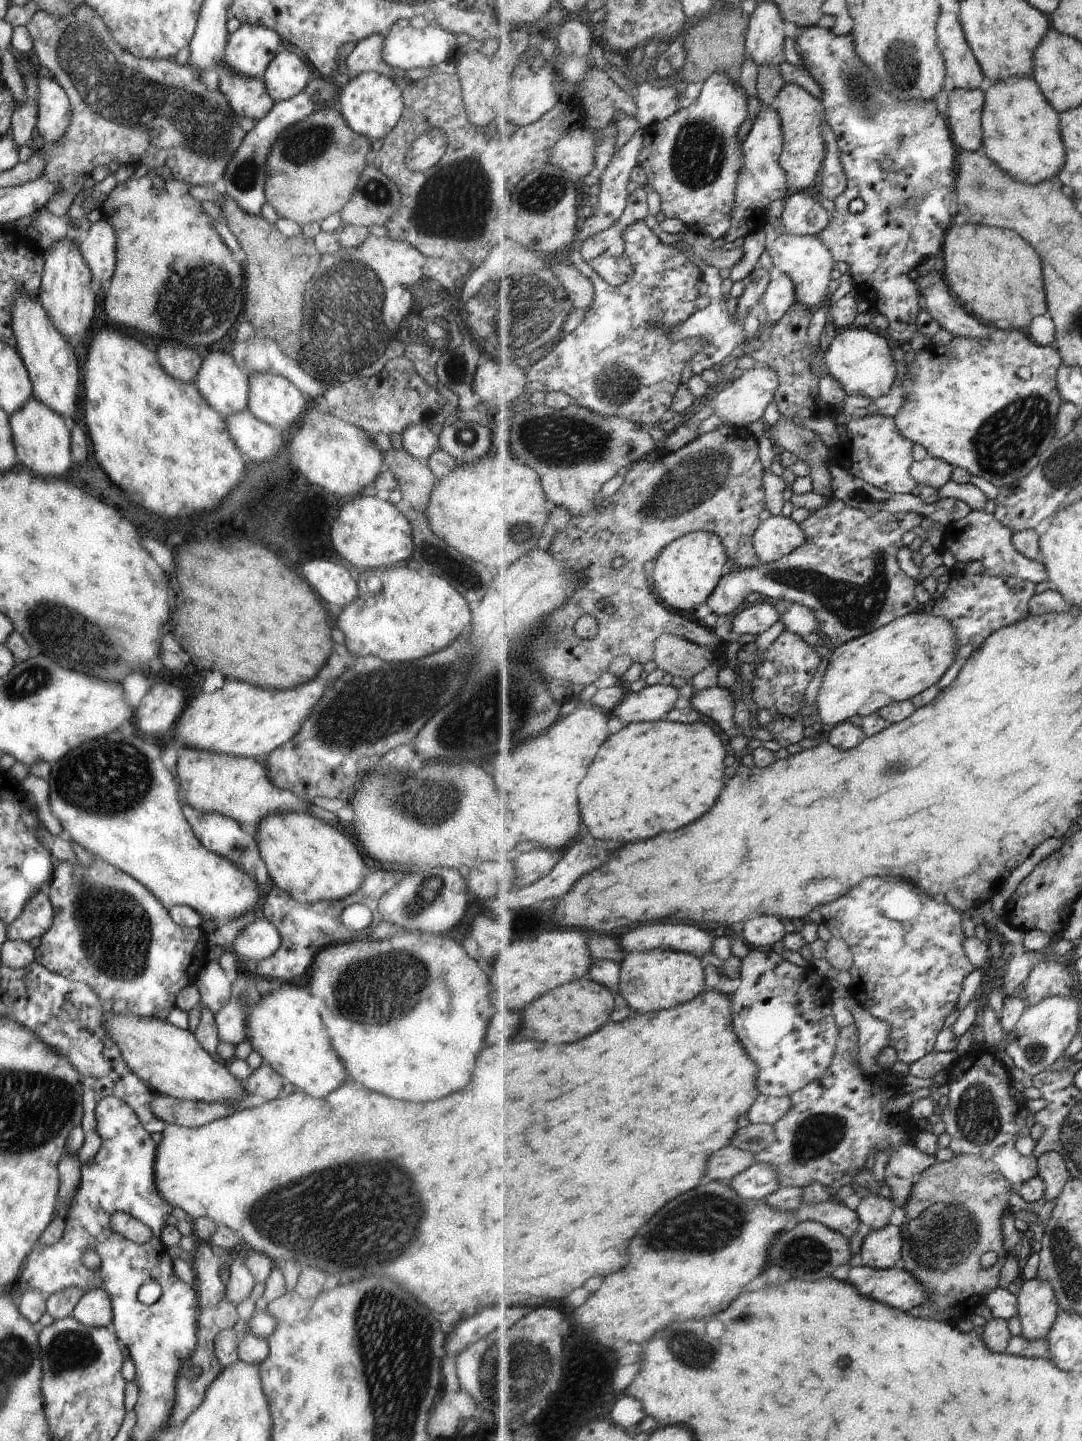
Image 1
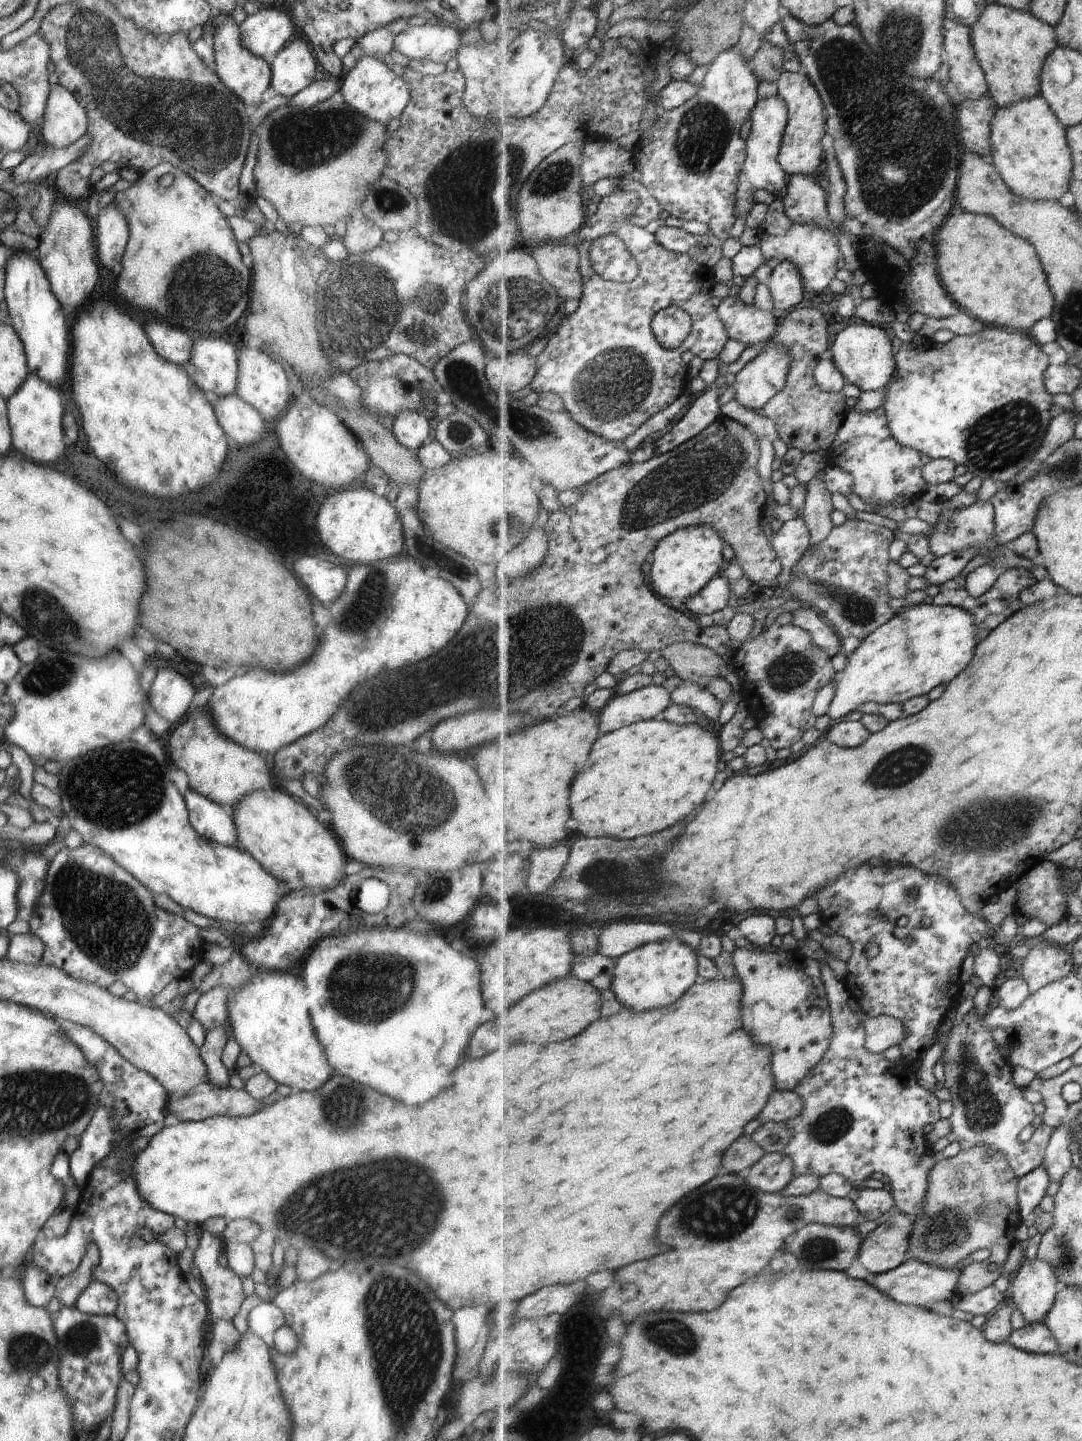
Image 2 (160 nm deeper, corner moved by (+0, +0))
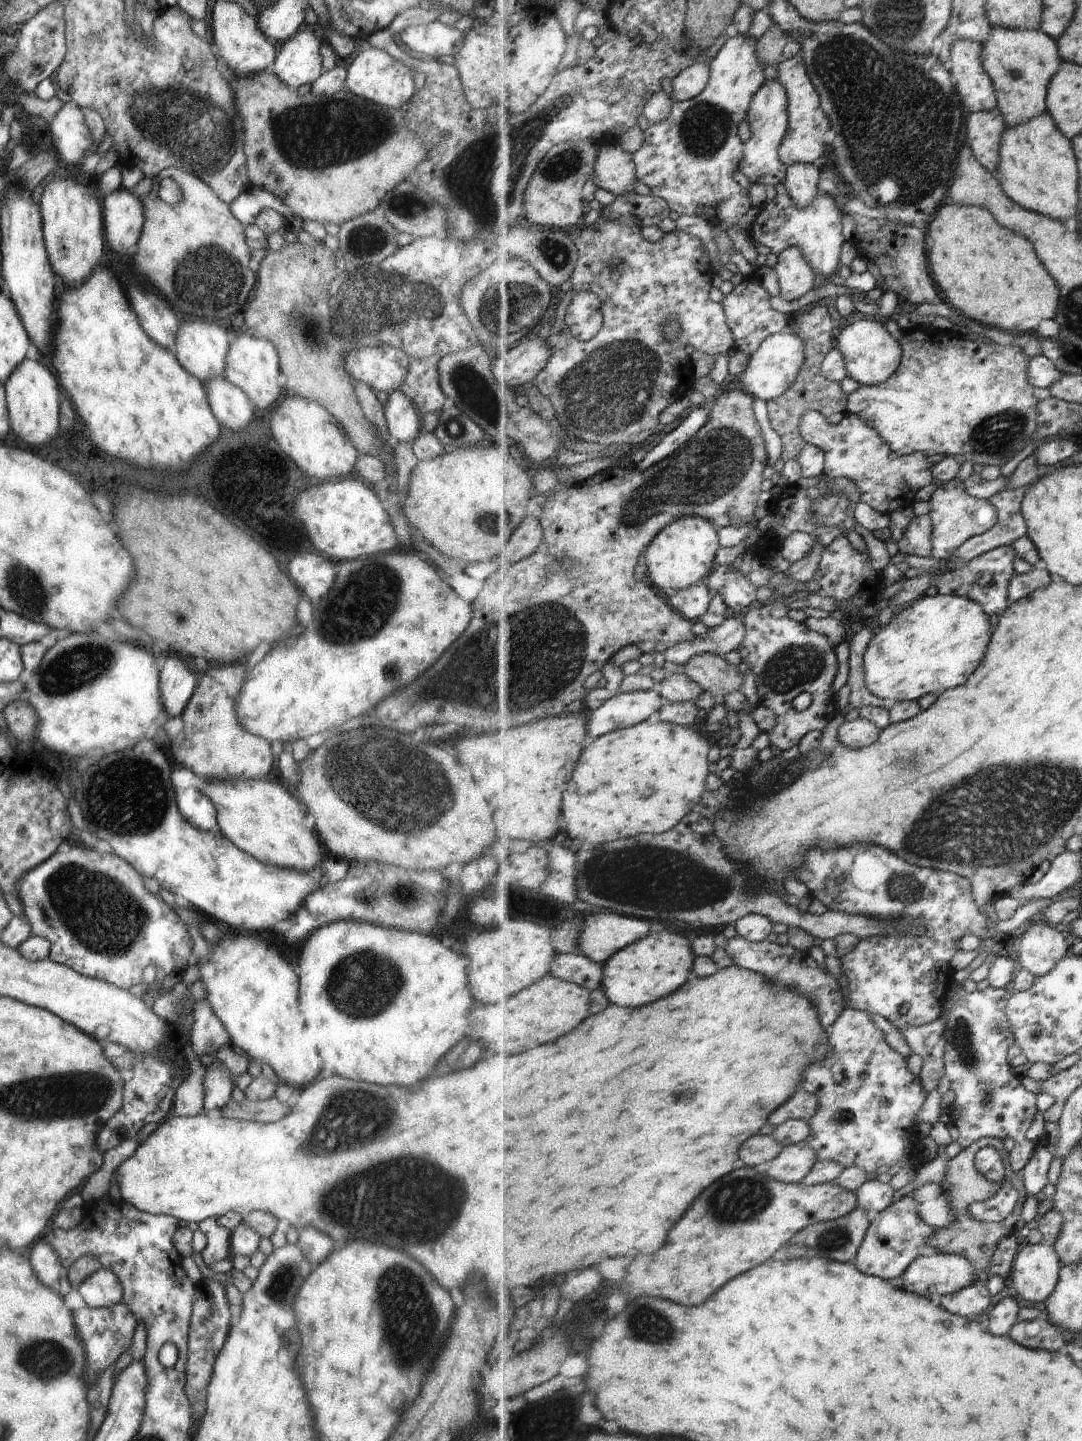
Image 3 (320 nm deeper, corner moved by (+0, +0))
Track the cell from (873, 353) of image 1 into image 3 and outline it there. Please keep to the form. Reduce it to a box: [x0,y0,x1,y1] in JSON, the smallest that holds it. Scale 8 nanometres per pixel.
[838,316,905,385]

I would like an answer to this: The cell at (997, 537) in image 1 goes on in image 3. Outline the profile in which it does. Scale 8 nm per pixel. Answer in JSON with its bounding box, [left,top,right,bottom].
[930,477,999,560]

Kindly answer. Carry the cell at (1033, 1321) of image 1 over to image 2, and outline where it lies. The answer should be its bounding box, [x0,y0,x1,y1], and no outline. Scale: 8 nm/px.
[1013,1256,1061,1324]

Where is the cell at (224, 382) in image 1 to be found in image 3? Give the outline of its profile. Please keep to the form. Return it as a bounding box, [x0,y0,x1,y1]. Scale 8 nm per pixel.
[174,318,230,383]

